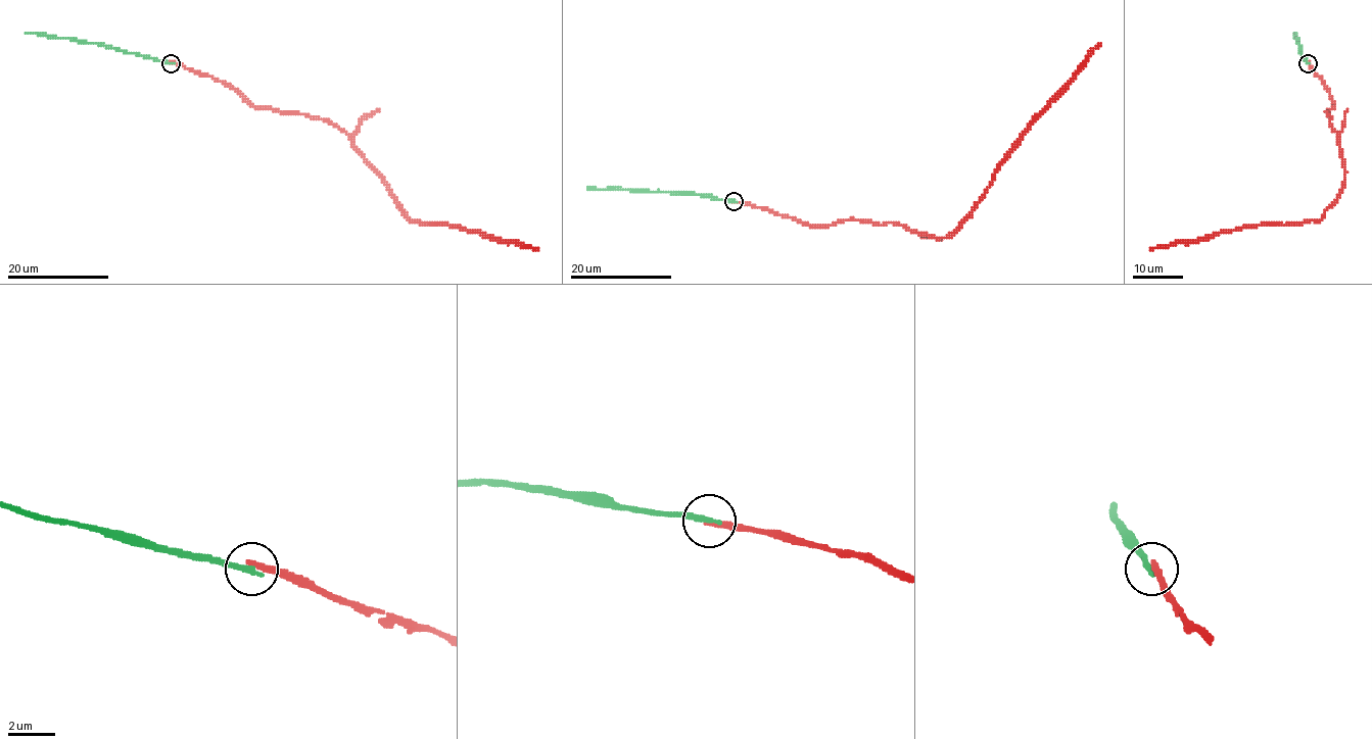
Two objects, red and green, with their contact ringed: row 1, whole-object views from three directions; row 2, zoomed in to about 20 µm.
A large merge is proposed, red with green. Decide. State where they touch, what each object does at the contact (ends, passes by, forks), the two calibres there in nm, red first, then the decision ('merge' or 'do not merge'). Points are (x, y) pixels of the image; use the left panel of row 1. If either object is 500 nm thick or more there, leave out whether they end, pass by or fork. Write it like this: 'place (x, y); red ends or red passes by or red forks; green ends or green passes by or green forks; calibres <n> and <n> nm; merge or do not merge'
place (171, 63); red ends; green ends; calibres 280 and 280 nm; do not merge

